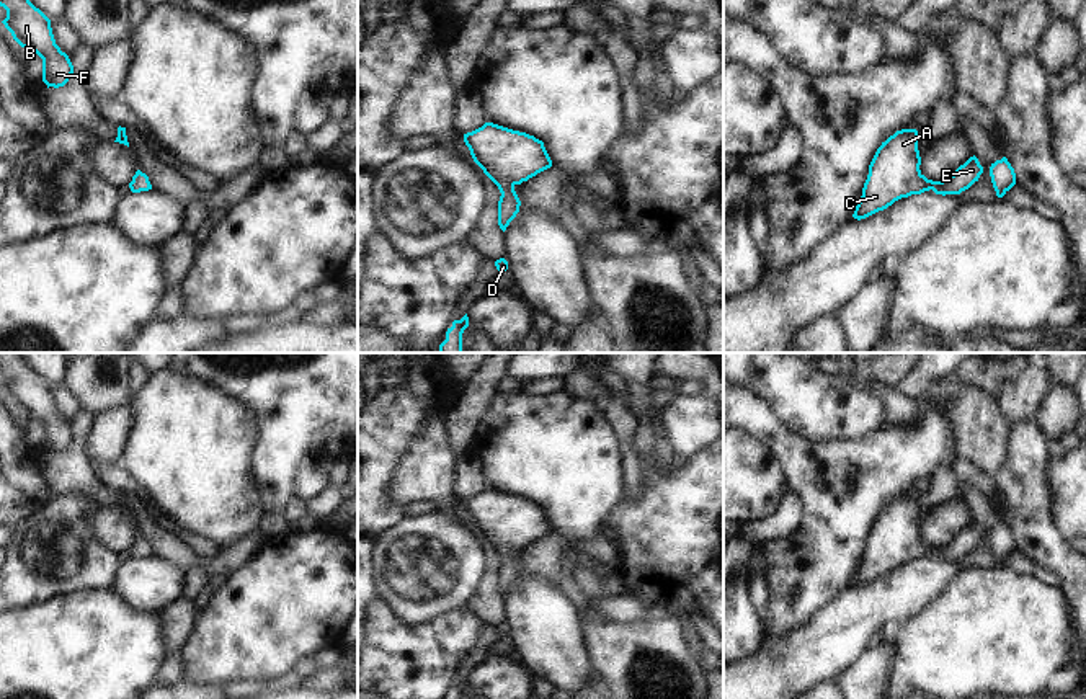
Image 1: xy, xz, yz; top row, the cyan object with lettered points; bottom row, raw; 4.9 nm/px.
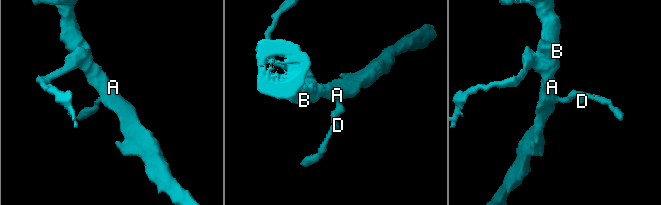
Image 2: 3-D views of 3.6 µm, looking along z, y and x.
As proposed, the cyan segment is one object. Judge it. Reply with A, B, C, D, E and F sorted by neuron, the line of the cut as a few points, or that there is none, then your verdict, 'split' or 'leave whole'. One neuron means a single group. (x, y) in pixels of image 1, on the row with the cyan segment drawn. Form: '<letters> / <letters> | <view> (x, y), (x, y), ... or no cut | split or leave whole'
A B C D E F | no cut | leave whole

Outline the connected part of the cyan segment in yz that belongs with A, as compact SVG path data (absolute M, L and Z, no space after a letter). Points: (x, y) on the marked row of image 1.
M901 129L877 149L862 196L852 217L861 220L887 209L895 201L932 189L936 194L960 194L978 181L983 167L973 155L954 175L942 181L928 180L921 170L918 131Z

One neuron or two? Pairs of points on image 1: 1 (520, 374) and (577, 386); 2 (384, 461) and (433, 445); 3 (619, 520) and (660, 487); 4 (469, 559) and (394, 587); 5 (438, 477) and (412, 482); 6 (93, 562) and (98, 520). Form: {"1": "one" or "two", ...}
{"1": "two", "2": "two", "3": "one", "4": "one", "5": "one", "6": "two"}

